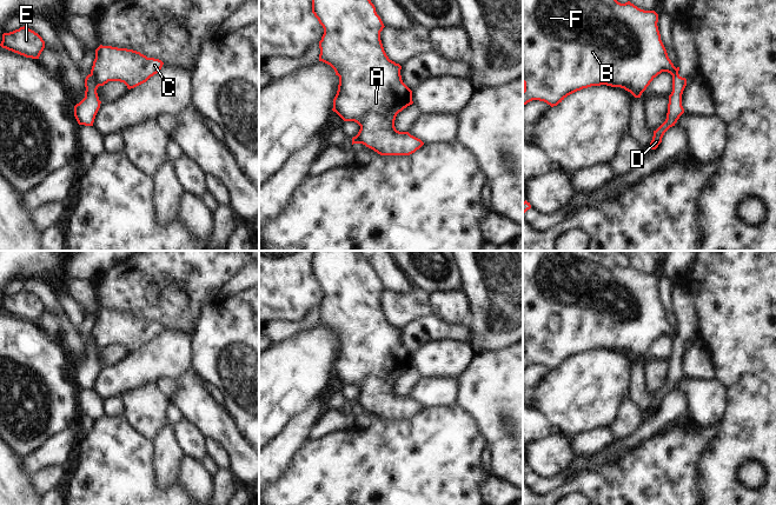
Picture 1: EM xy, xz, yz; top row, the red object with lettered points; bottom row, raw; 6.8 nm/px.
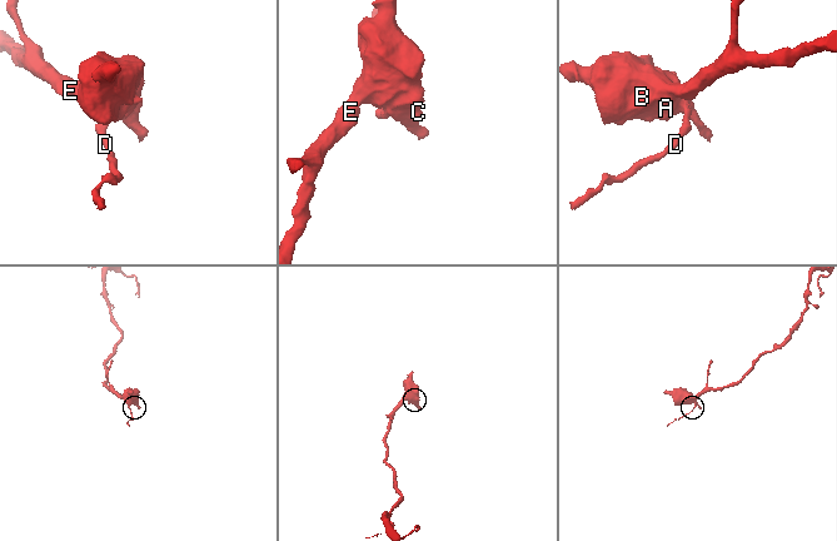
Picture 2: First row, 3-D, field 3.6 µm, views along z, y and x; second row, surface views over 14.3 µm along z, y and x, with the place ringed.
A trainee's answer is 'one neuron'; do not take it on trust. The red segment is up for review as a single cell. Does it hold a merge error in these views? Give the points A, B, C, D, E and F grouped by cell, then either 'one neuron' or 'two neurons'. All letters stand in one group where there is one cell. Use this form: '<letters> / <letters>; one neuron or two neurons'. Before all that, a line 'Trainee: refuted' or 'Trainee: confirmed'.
Trainee: refuted
A B C E F / D; two neurons

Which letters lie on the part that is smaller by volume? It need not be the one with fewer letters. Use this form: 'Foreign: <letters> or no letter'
Foreign: D

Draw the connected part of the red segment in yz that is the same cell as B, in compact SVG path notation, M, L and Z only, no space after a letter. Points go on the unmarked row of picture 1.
M523 251L523 370L532 364L544 365L551 371L557 370L568 359L591 350L606 348L621 351L635 361L641 361L650 346L662 335L674 339L677 332L668 320L658 294L658 278L655 274L644 274L630 265L621 267L615 258L598 255L592 251Z

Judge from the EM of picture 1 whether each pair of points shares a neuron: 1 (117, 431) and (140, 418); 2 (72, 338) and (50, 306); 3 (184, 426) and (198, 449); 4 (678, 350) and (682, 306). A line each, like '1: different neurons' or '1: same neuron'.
1: different neurons
2: same neuron
3: same neuron
4: same neuron

